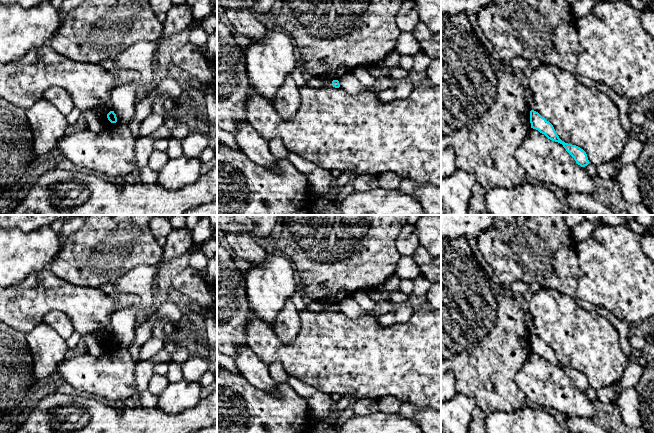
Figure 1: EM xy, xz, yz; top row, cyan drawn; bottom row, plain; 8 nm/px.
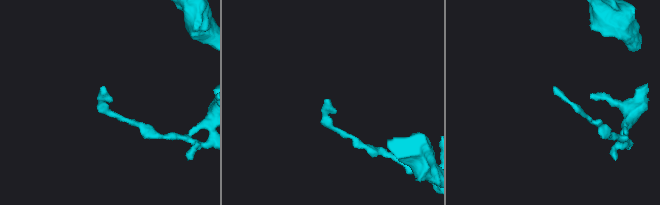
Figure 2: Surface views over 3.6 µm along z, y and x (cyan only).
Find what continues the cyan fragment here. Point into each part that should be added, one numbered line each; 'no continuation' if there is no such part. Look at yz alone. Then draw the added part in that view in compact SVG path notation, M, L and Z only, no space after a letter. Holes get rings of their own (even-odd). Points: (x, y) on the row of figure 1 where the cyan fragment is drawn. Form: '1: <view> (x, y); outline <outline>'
no continuation

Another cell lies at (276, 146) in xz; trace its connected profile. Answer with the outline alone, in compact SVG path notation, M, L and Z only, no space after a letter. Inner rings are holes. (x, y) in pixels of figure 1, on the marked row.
M274 137L268 141L269 150L276 159L289 160L289 151L280 137Z

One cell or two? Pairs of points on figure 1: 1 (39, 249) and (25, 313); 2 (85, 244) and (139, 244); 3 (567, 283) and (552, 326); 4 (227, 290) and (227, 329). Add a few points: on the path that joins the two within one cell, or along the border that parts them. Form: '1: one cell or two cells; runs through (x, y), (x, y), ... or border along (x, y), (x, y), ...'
1: two cells; border along (47, 266), (28, 275), (21, 282), (14, 285)
2: one cell; runs through (98, 244), (126, 244)
3: two cells; border along (541, 287), (555, 289), (568, 295), (582, 308)
4: one cell; runs through (227, 300), (227, 319)

